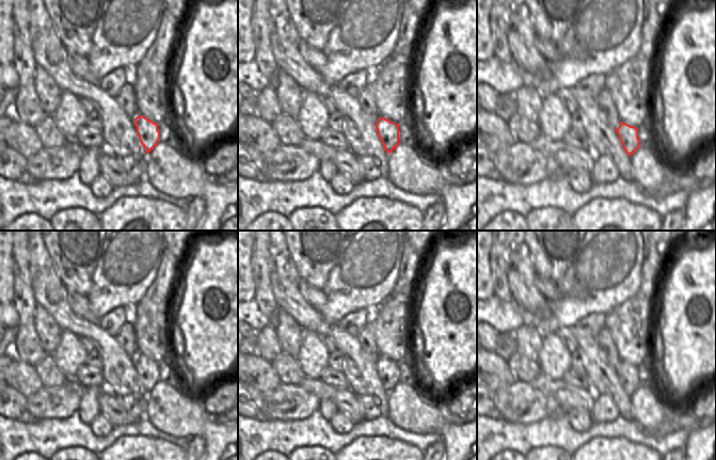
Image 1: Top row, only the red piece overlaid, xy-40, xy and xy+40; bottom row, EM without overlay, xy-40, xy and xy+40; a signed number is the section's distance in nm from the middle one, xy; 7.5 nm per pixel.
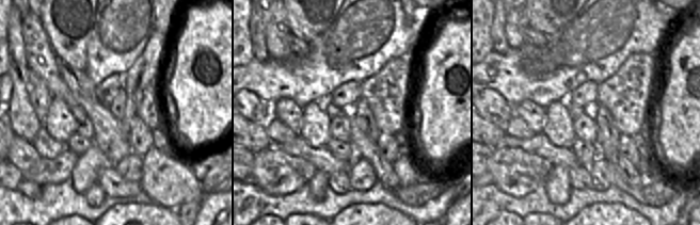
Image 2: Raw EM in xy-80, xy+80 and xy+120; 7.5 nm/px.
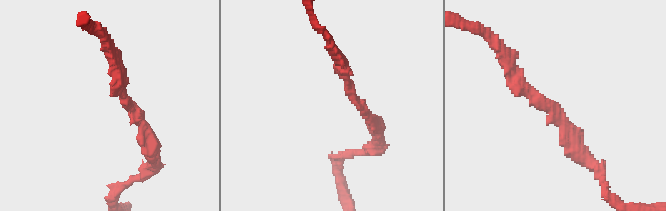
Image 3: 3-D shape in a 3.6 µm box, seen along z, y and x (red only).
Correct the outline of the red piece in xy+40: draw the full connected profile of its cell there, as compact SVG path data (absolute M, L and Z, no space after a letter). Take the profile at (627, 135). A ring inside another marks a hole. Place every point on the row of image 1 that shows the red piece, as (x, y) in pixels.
M621 122L619 127L615 130L617 131L619 140L629 156L634 154L640 147L637 127Z

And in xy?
M379 117L376 129L384 148L389 154L399 144L399 124L385 117Z

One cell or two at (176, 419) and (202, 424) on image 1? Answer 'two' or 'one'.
one

